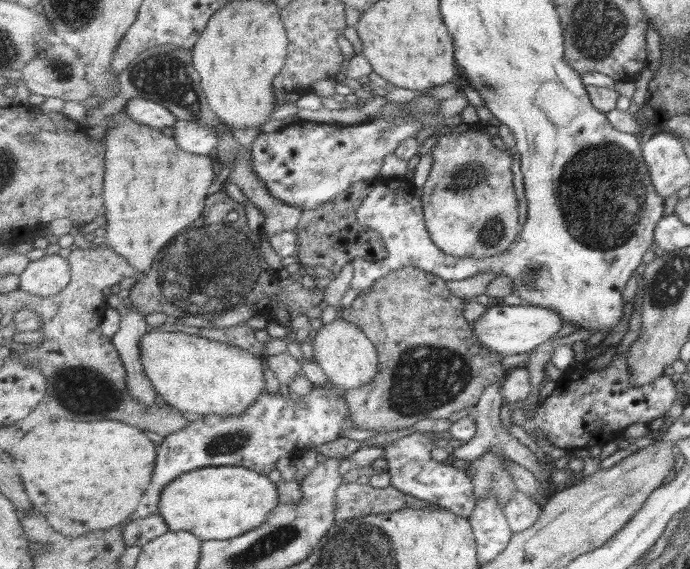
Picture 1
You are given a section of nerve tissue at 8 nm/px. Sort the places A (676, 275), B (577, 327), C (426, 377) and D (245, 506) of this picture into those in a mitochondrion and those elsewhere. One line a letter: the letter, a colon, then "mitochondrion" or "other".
A: mitochondrion
B: other
C: mitochondrion
D: other

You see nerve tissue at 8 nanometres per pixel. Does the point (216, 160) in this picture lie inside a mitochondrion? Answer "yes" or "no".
no

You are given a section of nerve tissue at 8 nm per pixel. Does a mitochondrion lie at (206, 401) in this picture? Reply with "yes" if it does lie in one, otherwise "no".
no

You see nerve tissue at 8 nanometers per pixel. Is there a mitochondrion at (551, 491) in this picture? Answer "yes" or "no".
no

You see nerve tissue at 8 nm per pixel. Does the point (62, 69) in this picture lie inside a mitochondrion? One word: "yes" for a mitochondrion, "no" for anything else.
yes

